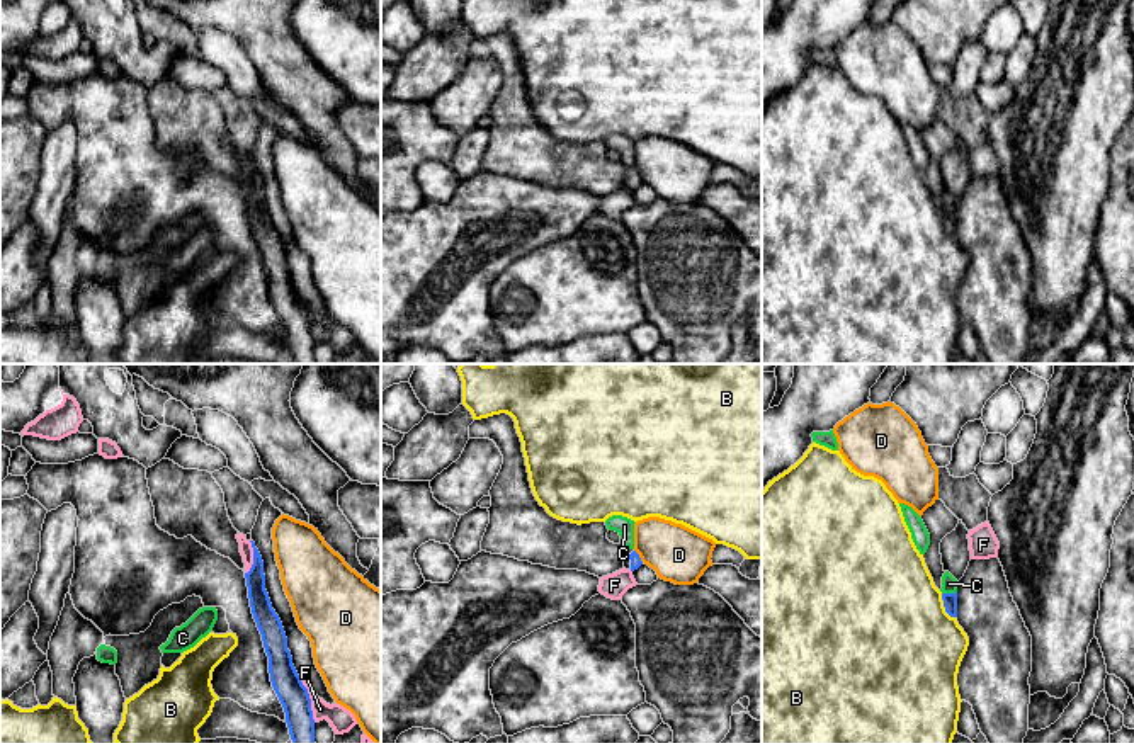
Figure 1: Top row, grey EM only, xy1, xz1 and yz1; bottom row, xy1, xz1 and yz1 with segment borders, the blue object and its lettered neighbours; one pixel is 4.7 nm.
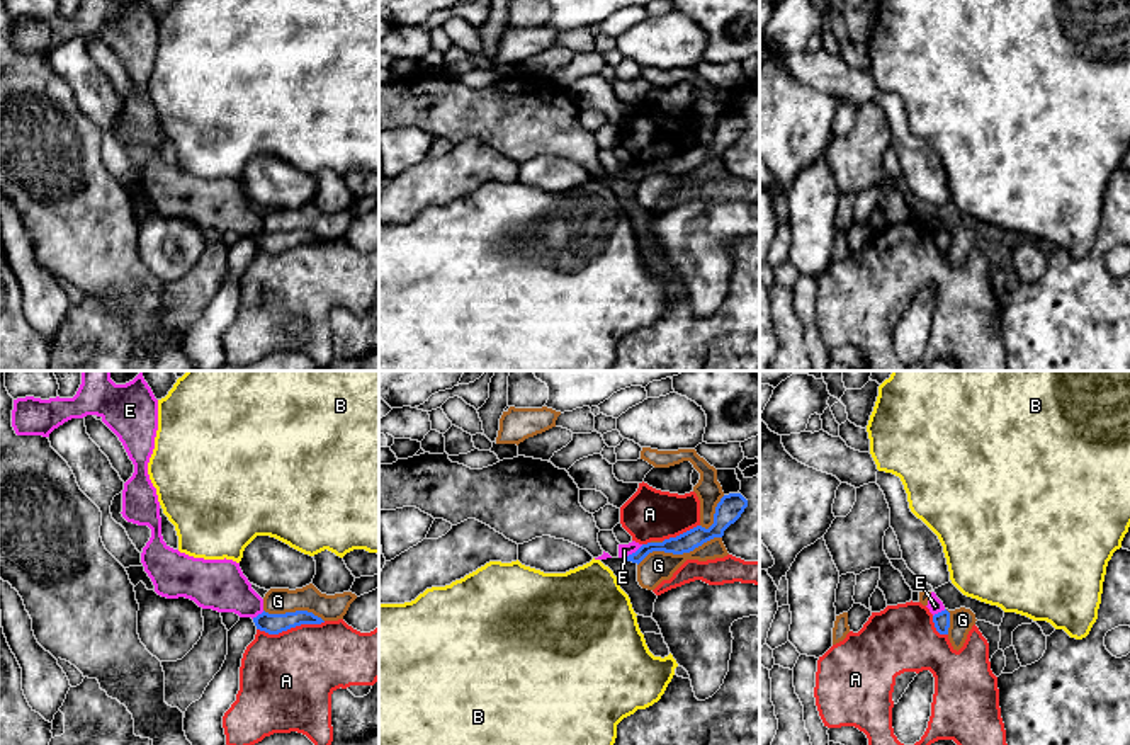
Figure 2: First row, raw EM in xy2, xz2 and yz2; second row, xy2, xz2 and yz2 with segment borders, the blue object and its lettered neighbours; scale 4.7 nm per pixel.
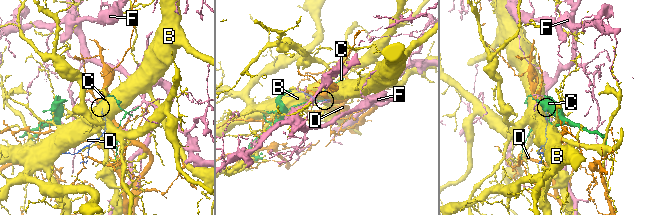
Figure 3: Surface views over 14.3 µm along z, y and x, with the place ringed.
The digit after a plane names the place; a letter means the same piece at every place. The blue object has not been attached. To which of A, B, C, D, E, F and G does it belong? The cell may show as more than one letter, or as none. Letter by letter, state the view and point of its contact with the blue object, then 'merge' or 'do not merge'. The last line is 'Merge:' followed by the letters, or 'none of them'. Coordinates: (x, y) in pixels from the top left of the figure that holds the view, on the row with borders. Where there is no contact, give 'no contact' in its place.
A: contact xy2 (291, 626); do not merge
B: contact yz1 (944, 606); do not merge
C: contact yz1 (949, 594); do not merge
D: contact xz1 (638, 556); do not merge
E: contact xz2 (632, 553); do not merge
F: contact xy1 (310, 701); do not merge
G: contact xz2 (678, 553); do not merge
Merge: none of them

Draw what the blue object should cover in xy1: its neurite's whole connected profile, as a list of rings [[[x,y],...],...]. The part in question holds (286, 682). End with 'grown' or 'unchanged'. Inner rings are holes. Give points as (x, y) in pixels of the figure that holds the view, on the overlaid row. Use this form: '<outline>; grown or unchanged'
[[[250,542],[253,547],[253,564],[250,571],[245,573],[245,578],[252,614],[269,656],[270,682],[284,707],[292,743],[315,743],[311,699],[292,665],[282,622],[272,609],[269,593],[265,590],[262,556],[255,547],[255,542]]]; unchanged

